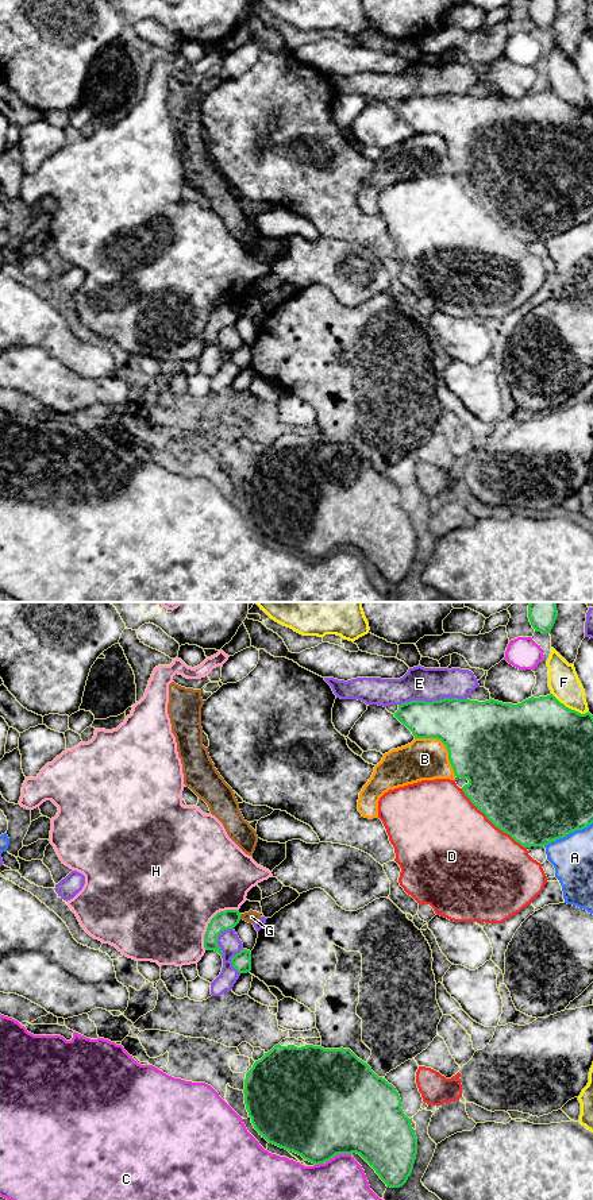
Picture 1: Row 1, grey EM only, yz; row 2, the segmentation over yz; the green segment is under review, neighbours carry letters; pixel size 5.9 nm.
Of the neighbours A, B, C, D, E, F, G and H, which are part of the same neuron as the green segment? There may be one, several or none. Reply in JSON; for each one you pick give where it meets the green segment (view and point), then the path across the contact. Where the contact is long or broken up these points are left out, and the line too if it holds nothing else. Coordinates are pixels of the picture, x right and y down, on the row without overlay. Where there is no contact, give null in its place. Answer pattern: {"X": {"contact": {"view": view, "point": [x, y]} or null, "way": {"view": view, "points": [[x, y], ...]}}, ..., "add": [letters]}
{"add": []}

